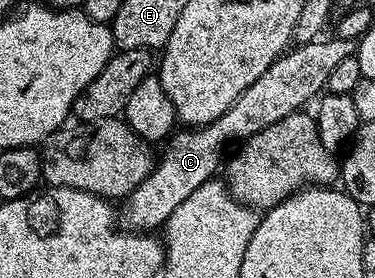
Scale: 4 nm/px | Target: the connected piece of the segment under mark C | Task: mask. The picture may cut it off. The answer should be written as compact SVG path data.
M326 38L301 43L285 51L273 61L270 69L266 69L266 73L262 73L262 77L258 77L258 81L254 81L254 85L250 85L250 89L242 92L238 101L234 101L222 117L204 127L177 130L163 148L164 156L161 159L159 156L146 181L142 181L142 185L138 185L123 200L124 212L119 212L119 222L133 233L152 233L163 228L170 213L174 213L174 209L178 209L178 205L182 205L182 201L186 201L198 185L206 185L206 181L217 178L216 170L225 166L229 152L262 129L270 129L274 121L282 121L282 117L290 117L301 110L305 106L303 103L311 104L325 90L326 77L330 77L332 70L344 58L356 53L357 40Z

